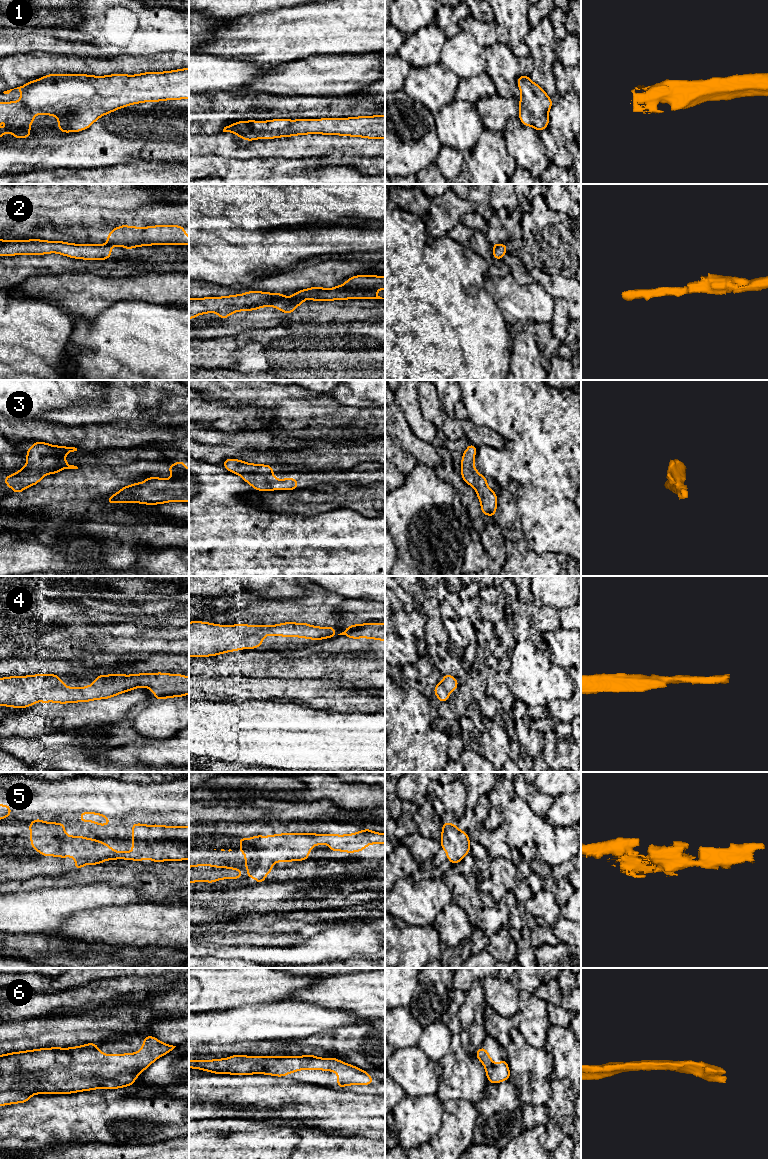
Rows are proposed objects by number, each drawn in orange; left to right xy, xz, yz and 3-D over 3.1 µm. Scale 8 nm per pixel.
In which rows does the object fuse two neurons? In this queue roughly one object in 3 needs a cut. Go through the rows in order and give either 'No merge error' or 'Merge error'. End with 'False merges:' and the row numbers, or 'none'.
1: No merge error
2: Merge error
3: No merge error
4: No merge error
5: No merge error
6: No merge error
False merges: 2

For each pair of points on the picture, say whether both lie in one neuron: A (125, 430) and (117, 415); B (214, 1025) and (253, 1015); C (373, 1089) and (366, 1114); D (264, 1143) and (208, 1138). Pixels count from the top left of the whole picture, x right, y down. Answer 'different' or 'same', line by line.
A: different
B: same
C: different
D: same

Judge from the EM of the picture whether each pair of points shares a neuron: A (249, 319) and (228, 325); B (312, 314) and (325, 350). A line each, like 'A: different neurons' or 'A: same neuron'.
A: same neuron
B: different neurons

